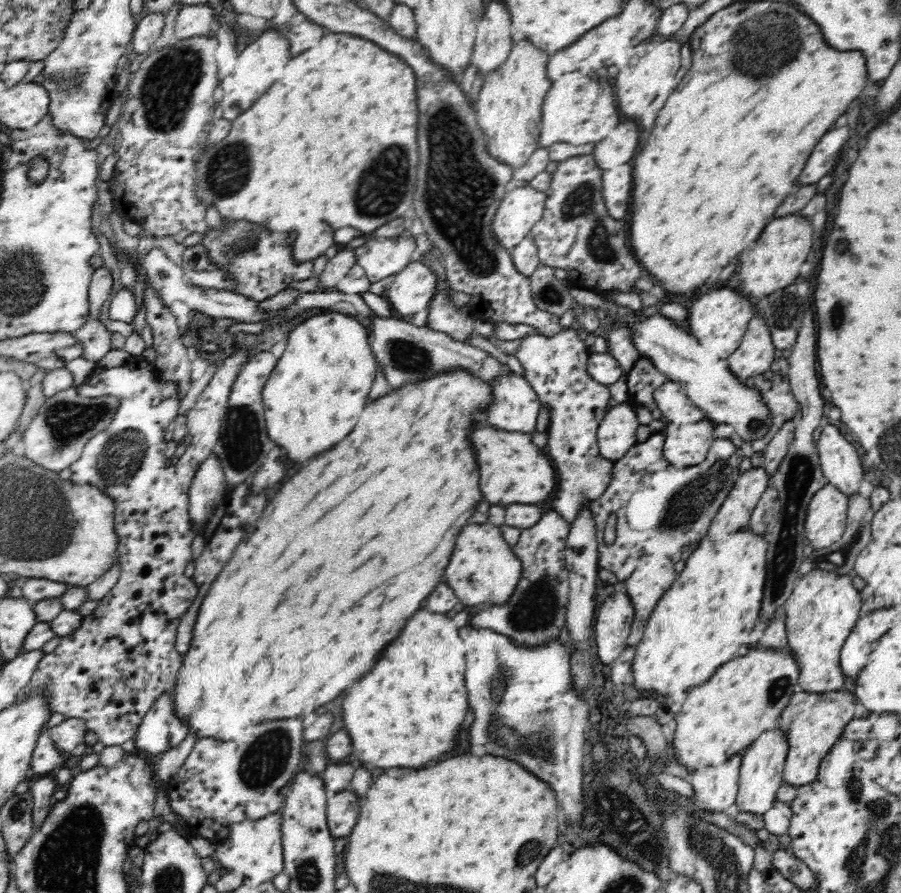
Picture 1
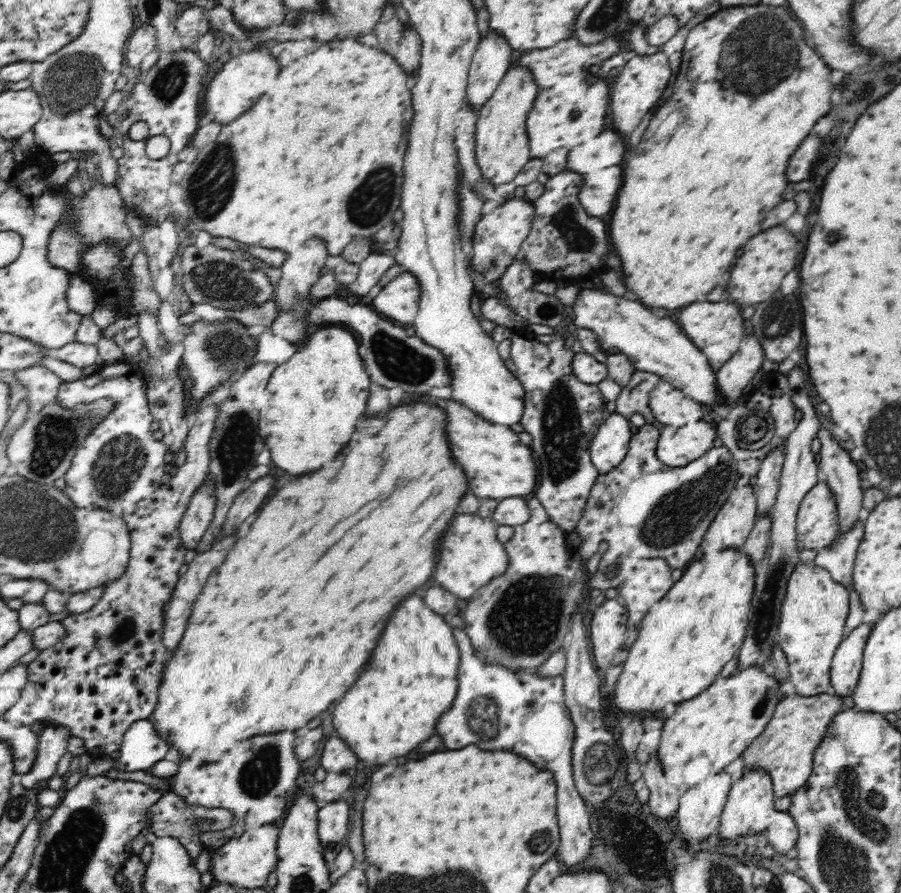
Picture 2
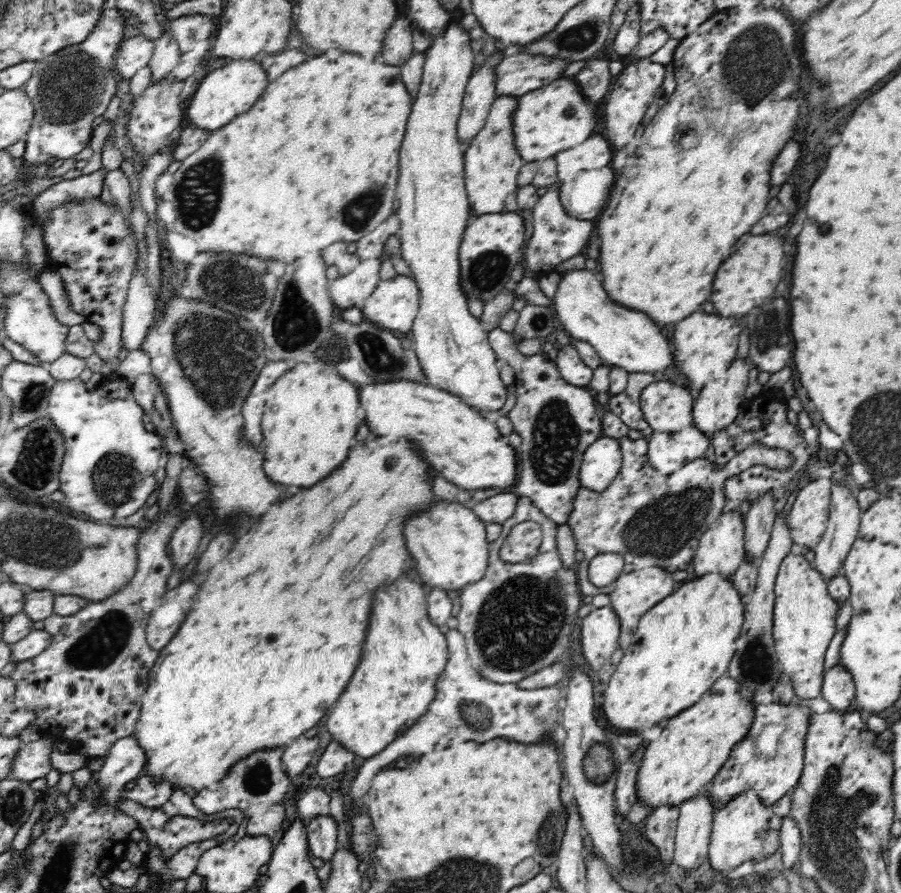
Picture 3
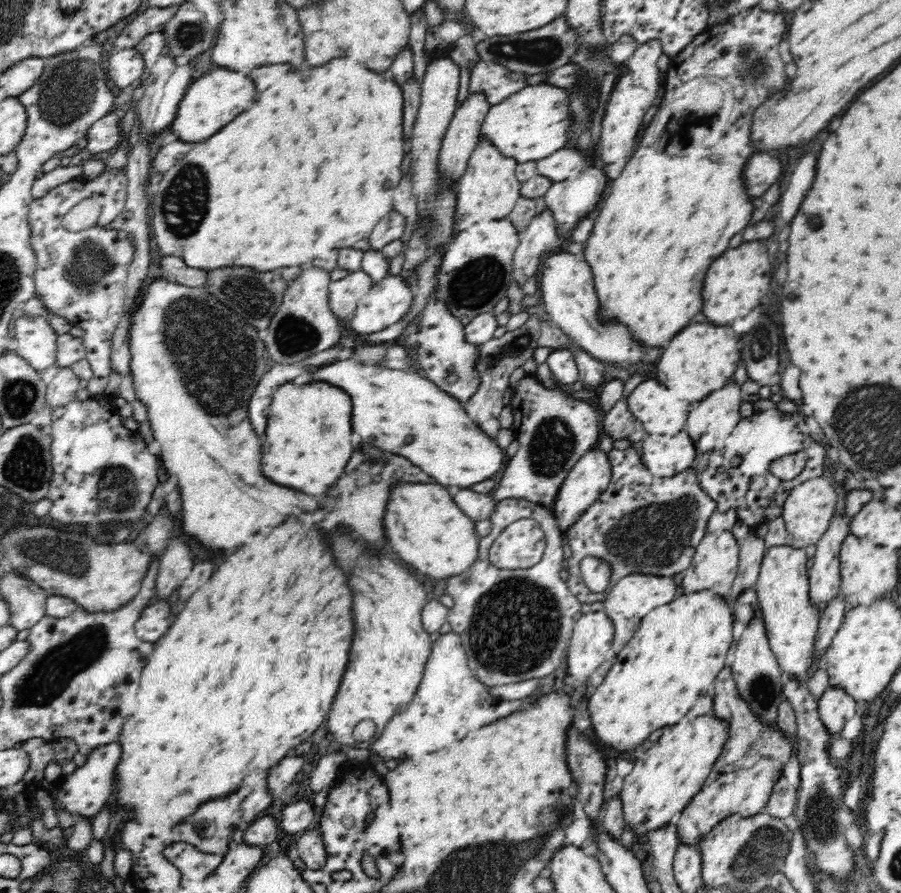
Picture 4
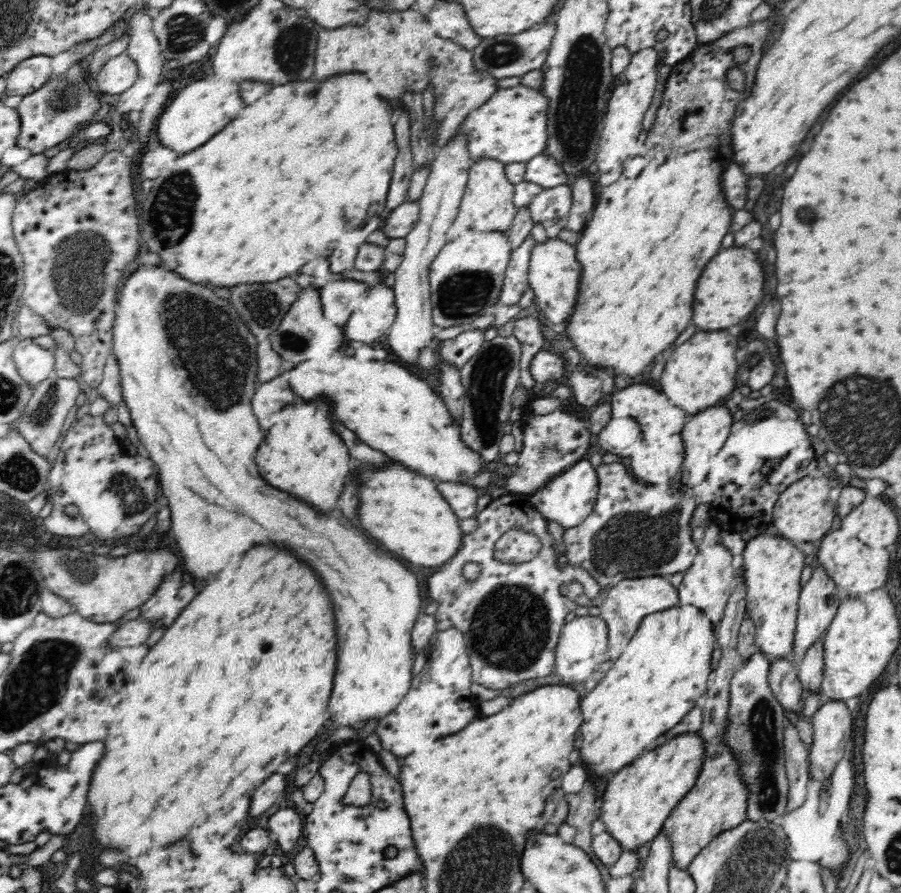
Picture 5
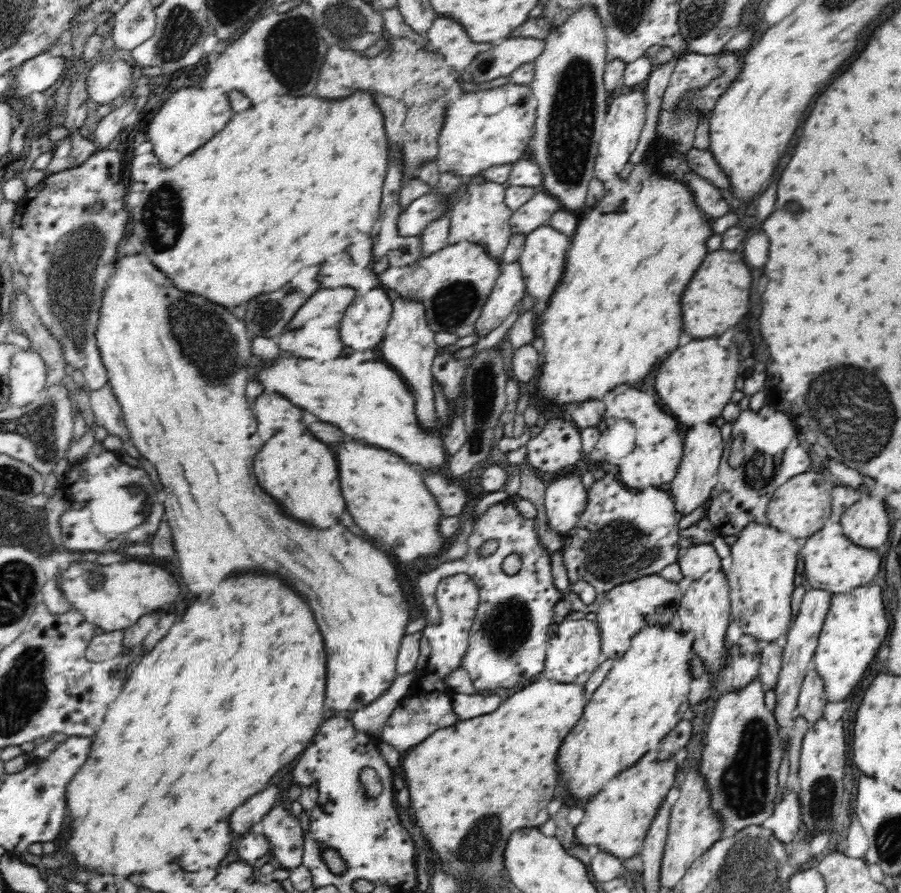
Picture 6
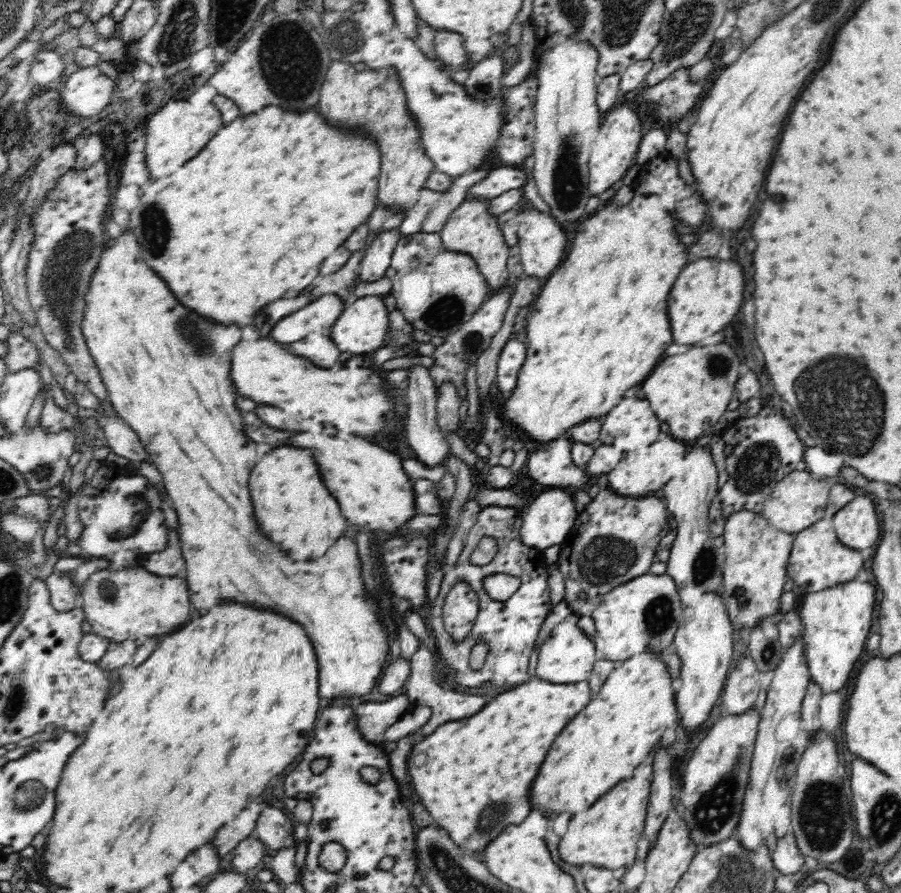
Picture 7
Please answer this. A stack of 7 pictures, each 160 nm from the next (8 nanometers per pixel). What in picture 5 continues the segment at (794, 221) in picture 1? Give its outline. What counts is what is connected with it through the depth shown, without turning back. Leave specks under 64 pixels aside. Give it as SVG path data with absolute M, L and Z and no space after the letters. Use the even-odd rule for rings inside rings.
M726 248L704 268L694 294L692 322L700 330L722 330L740 324L764 296L764 272L756 254L748 248Z

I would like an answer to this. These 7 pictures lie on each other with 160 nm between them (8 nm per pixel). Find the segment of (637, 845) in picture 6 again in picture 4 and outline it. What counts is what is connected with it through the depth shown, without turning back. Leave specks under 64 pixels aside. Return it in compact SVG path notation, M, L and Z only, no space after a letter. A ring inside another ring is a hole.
M704 715L693 719L682 717L676 724L662 733L658 741L645 751L642 758L634 761L632 771L624 776L621 791L618 794L622 801L624 829L630 830L633 836L644 836L654 829L664 827L674 814L681 813L710 774L714 763L728 738L728 723L716 719L714 715Z

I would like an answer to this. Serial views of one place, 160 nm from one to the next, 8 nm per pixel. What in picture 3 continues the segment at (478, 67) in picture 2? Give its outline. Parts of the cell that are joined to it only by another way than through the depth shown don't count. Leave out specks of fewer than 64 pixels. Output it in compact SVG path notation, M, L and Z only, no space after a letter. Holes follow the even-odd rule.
M494 52L469 79L456 124L456 137L464 148L467 148L486 122L486 117L496 98L494 66L503 57L500 53Z

